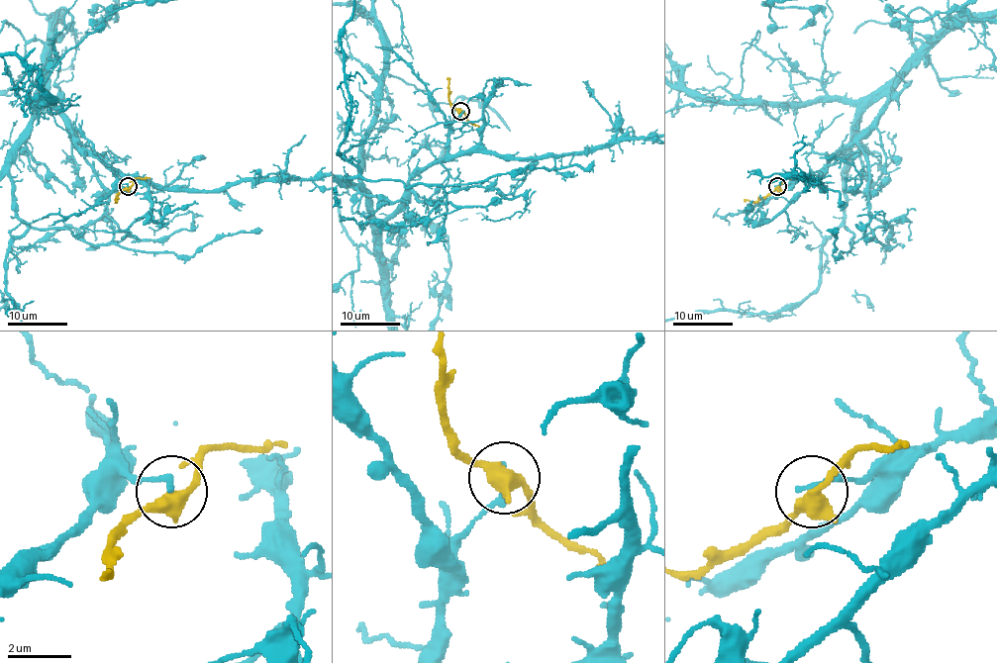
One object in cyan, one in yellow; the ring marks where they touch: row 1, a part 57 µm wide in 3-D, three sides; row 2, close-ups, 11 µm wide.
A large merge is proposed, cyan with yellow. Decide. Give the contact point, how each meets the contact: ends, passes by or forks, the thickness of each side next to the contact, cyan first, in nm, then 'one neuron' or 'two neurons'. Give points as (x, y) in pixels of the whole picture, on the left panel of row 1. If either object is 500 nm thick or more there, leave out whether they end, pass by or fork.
place (128, 186); cyan ends; yellow passes by; calibres 200 and 440 nm; two neurons

